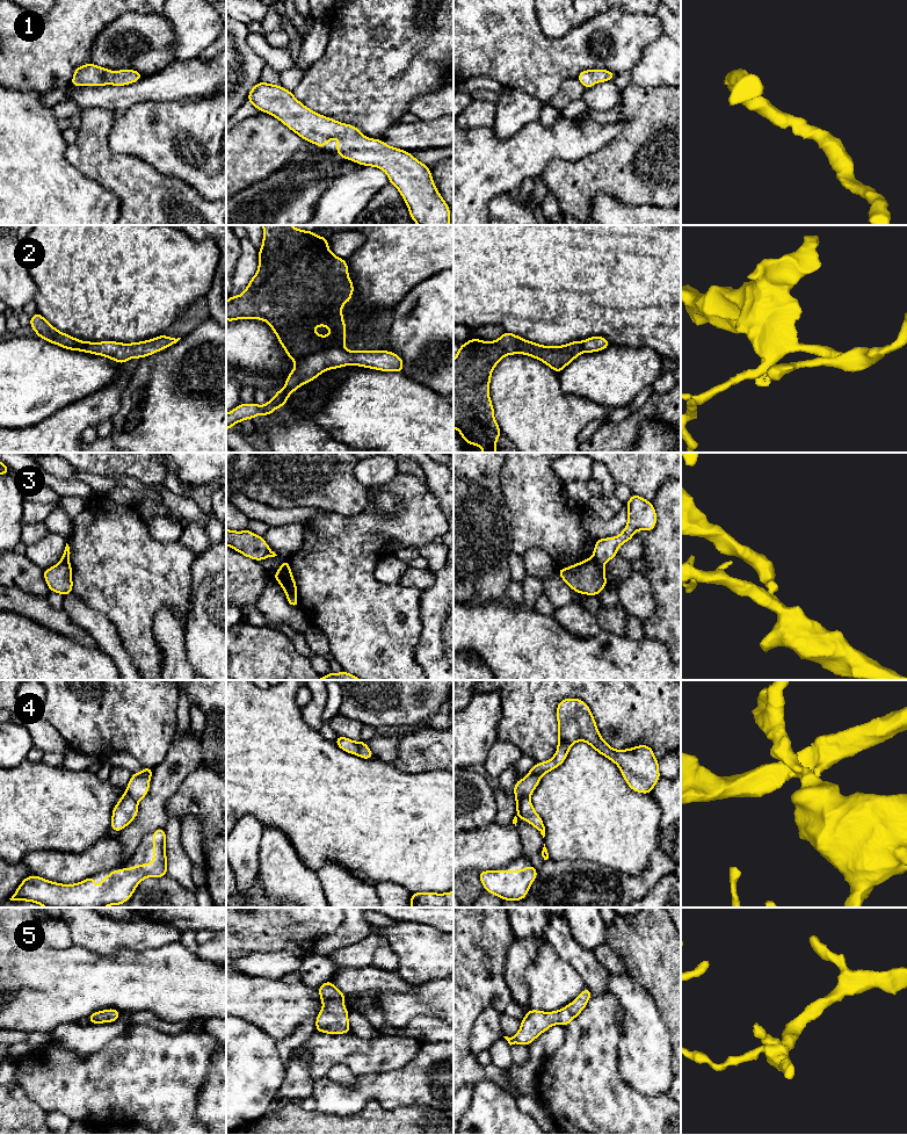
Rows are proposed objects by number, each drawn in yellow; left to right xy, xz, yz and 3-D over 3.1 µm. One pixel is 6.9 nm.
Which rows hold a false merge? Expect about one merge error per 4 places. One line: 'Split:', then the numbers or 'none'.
Split: 2, 3, 4

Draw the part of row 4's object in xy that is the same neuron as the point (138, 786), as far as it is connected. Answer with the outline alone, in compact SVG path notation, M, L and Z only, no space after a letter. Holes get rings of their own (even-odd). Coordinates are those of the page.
M143 767L140 773L132 773L126 791L135 801L139 802L148 793L152 773L153 768L148 767Z

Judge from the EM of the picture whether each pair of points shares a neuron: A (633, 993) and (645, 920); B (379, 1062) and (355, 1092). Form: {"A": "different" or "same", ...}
{"A": "different", "B": "different"}

